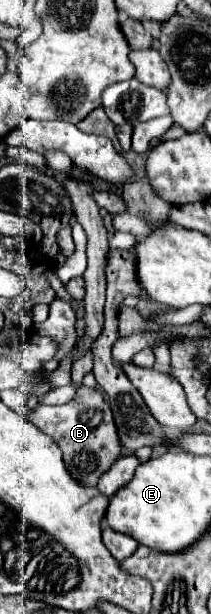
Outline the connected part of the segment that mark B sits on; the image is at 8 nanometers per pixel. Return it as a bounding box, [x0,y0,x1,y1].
[27,385,121,487]

